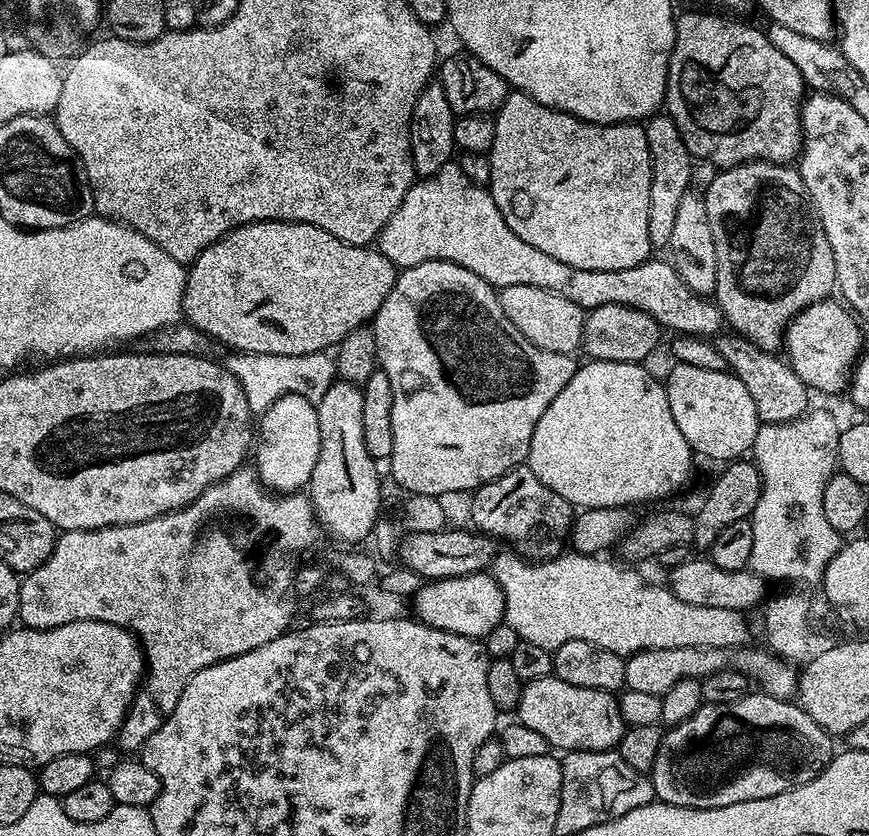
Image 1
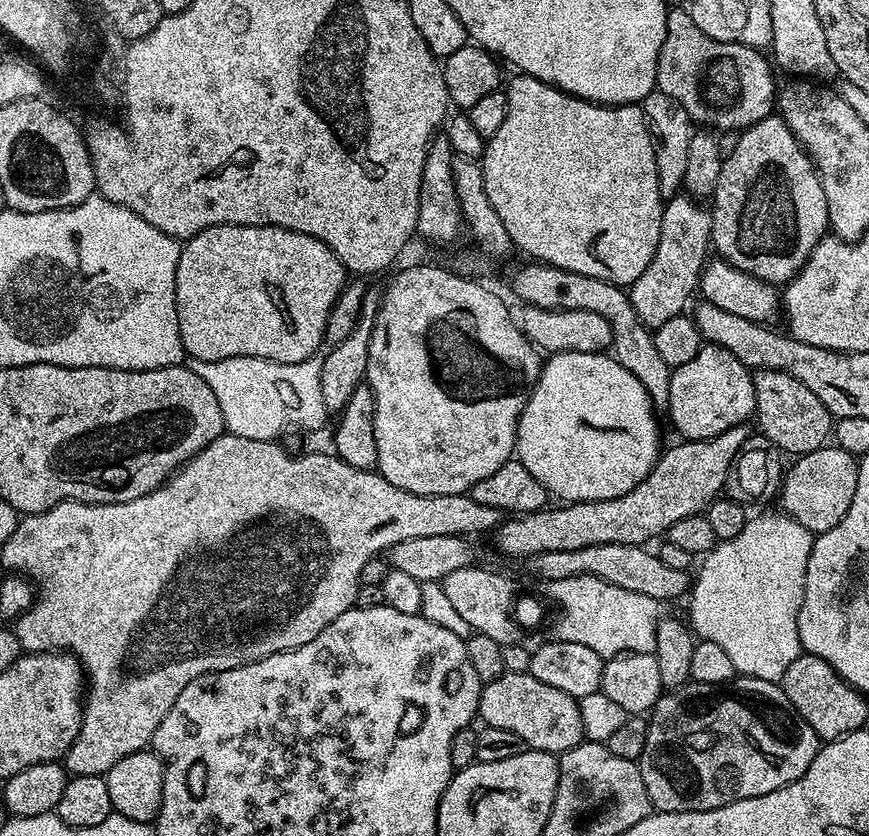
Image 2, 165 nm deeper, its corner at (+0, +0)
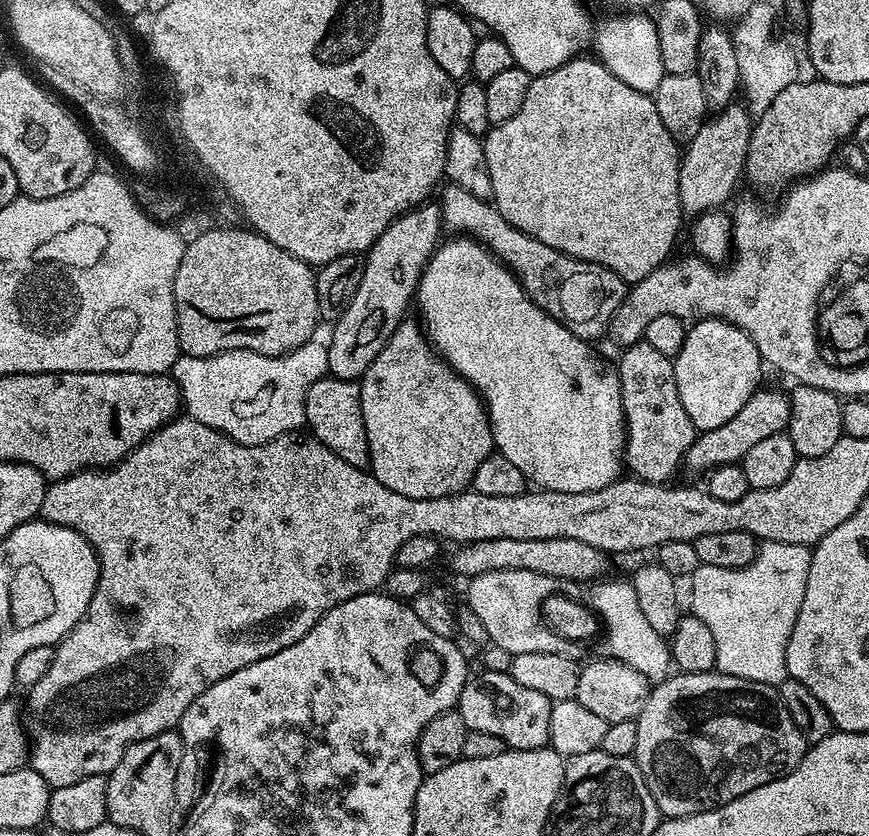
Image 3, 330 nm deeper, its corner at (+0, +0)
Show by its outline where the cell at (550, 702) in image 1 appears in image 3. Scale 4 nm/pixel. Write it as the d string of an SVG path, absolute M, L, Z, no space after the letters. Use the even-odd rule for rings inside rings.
M485 672L473 675L464 683L458 711L469 732L494 734L512 750L534 750L548 744L550 738L550 712L553 700L538 690L518 686L507 672Z

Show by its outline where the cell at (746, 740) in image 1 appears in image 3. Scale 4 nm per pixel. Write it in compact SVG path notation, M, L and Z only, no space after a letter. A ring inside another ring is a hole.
M715 670L702 674L680 672L675 675L669 675L662 683L655 685L649 691L646 702L635 719L638 726L638 746L634 759L642 770L642 778L646 782L646 786L650 786L650 794L654 794L654 802L658 806L661 817L693 816L699 812L709 812L711 808L729 804L734 798L738 798L758 786L766 786L766 782L774 782L778 778L790 774L800 765L804 753L808 751L810 745L804 739L802 730L798 730L798 726L794 726L794 718L790 718L790 710L786 710L779 691L773 685L750 682L746 678L734 678L730 674L722 674Z

